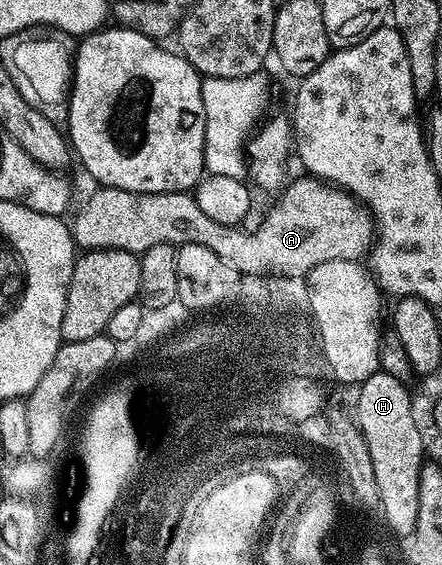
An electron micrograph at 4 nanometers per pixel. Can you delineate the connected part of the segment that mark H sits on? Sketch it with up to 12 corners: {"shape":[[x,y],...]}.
{"shape":[[372,374],[357,416],[385,509],[415,528],[425,446],[410,387]]}

